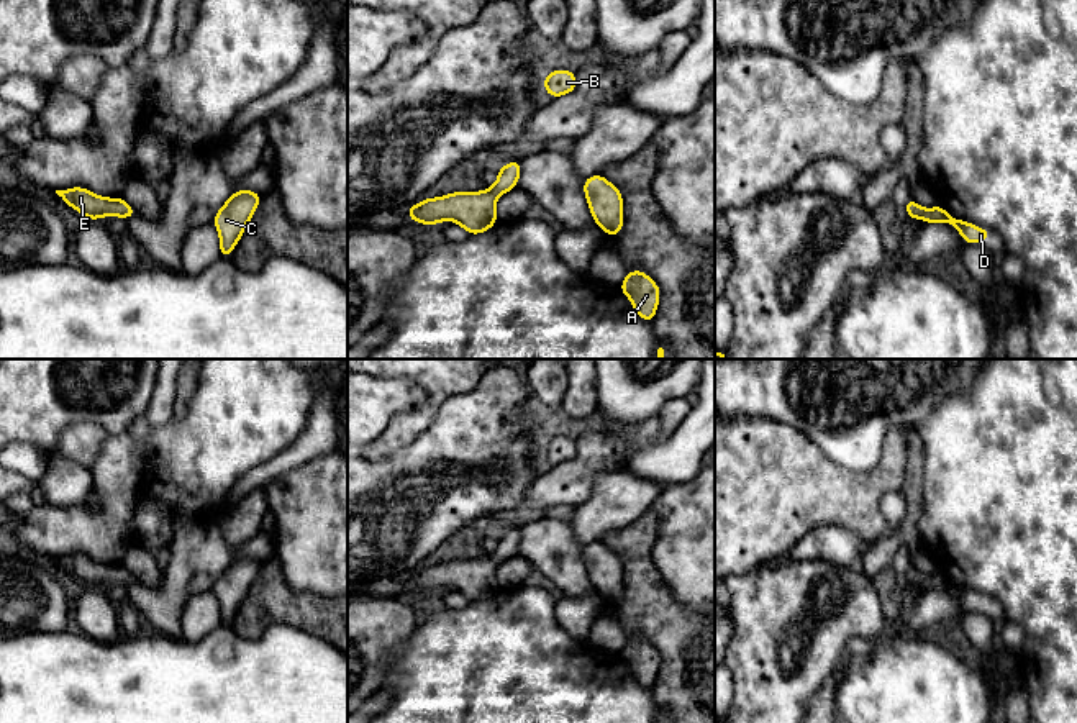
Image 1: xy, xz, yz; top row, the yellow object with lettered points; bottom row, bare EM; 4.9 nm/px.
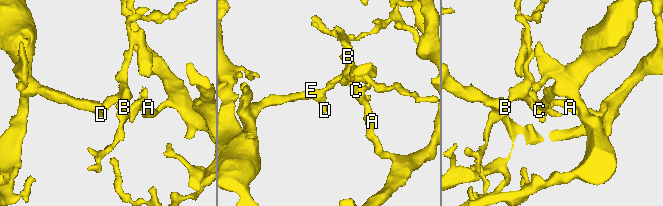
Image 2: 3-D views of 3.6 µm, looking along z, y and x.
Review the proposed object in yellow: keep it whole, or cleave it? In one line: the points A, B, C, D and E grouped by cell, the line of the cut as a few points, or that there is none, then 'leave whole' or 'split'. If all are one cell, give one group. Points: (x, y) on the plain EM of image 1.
groups A B C D E; cut none; leave whole

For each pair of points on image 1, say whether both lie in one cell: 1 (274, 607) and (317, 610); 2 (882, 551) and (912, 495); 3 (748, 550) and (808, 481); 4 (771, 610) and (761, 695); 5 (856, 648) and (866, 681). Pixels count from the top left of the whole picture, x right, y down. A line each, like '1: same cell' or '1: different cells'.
1: same cell
2: same cell
3: same cell
4: same cell
5: different cells

